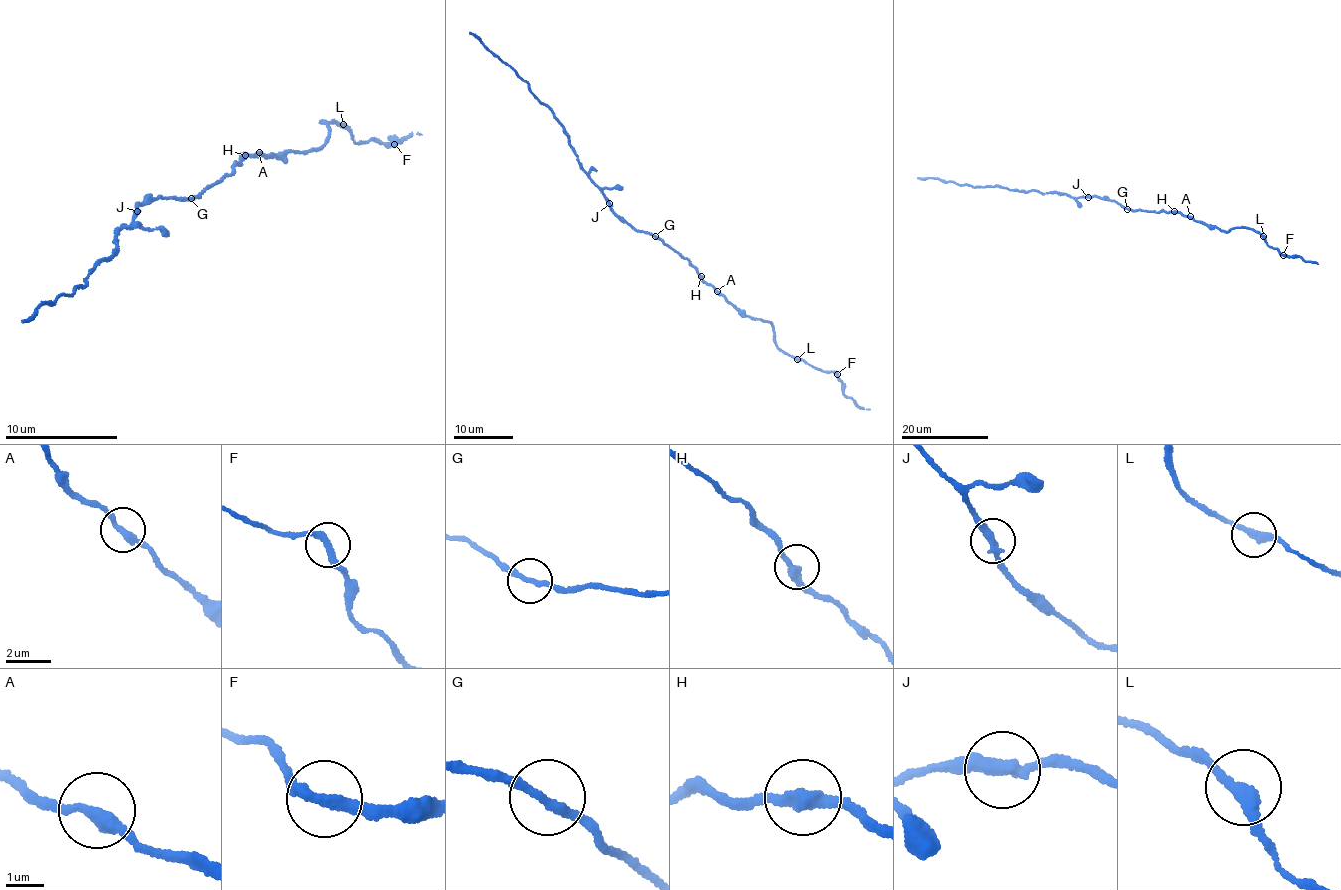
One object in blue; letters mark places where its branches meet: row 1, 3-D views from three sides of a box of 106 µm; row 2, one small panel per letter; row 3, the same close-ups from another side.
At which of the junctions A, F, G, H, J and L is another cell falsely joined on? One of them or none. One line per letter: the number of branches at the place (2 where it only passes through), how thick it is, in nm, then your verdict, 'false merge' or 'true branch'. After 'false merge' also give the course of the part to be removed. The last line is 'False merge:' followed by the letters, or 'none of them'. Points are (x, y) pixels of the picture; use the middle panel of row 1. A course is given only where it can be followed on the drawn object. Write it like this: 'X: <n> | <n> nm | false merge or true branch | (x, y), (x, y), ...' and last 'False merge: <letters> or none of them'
A: 2 | 300 nm | true branch
F: 2 | 300 nm | true branch
G: 2 | 220 nm | true branch
H: 2 | 320 nm | true branch
J: 2 | 320 nm | true branch
L: 2 | 300 nm | true branch
False merge: none of them

